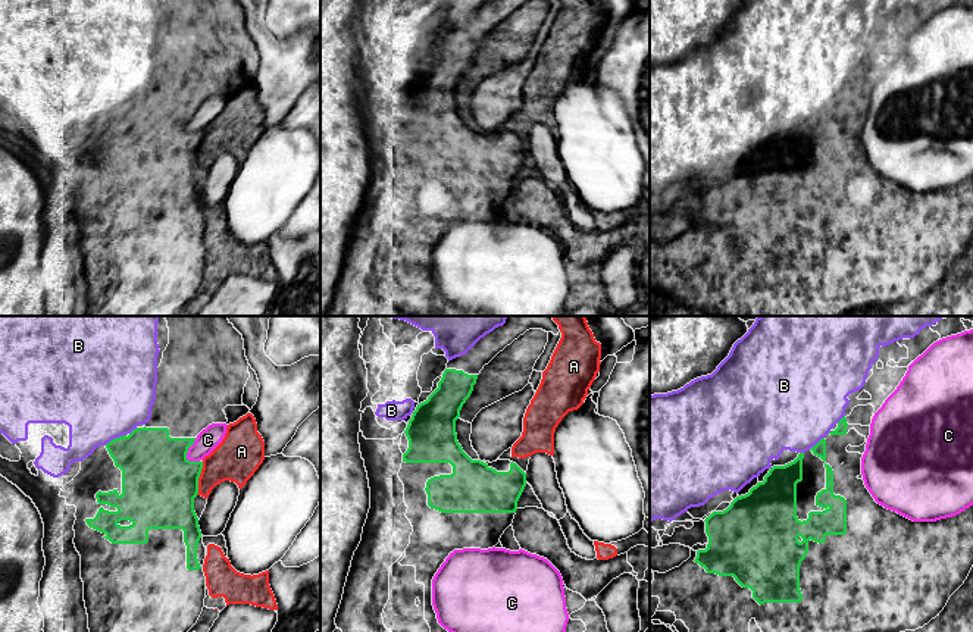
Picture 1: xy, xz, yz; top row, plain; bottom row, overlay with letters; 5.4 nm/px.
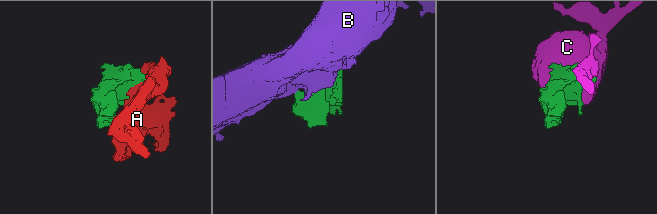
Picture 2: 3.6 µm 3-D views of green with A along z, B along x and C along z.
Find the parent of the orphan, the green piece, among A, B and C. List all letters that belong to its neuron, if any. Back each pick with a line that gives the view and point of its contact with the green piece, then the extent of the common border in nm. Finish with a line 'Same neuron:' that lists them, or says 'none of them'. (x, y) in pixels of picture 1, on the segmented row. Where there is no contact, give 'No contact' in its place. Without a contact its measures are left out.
Same neuron: none of them

